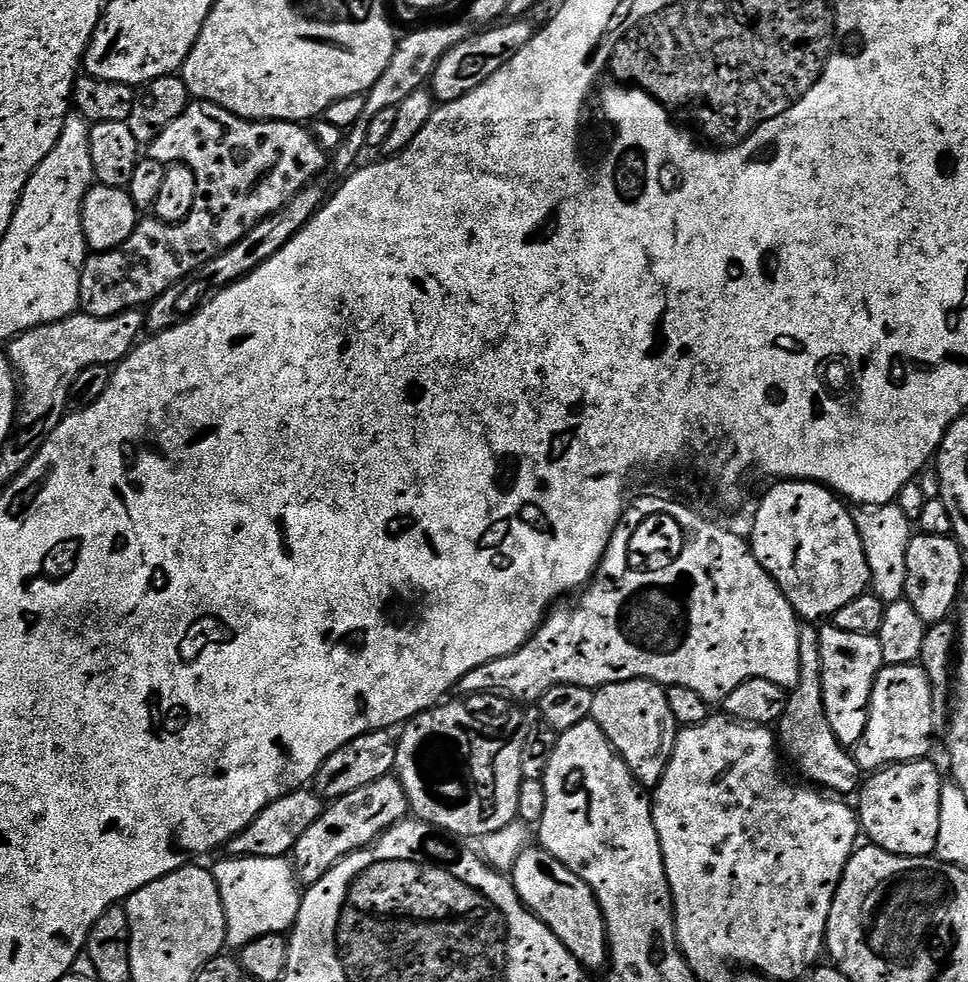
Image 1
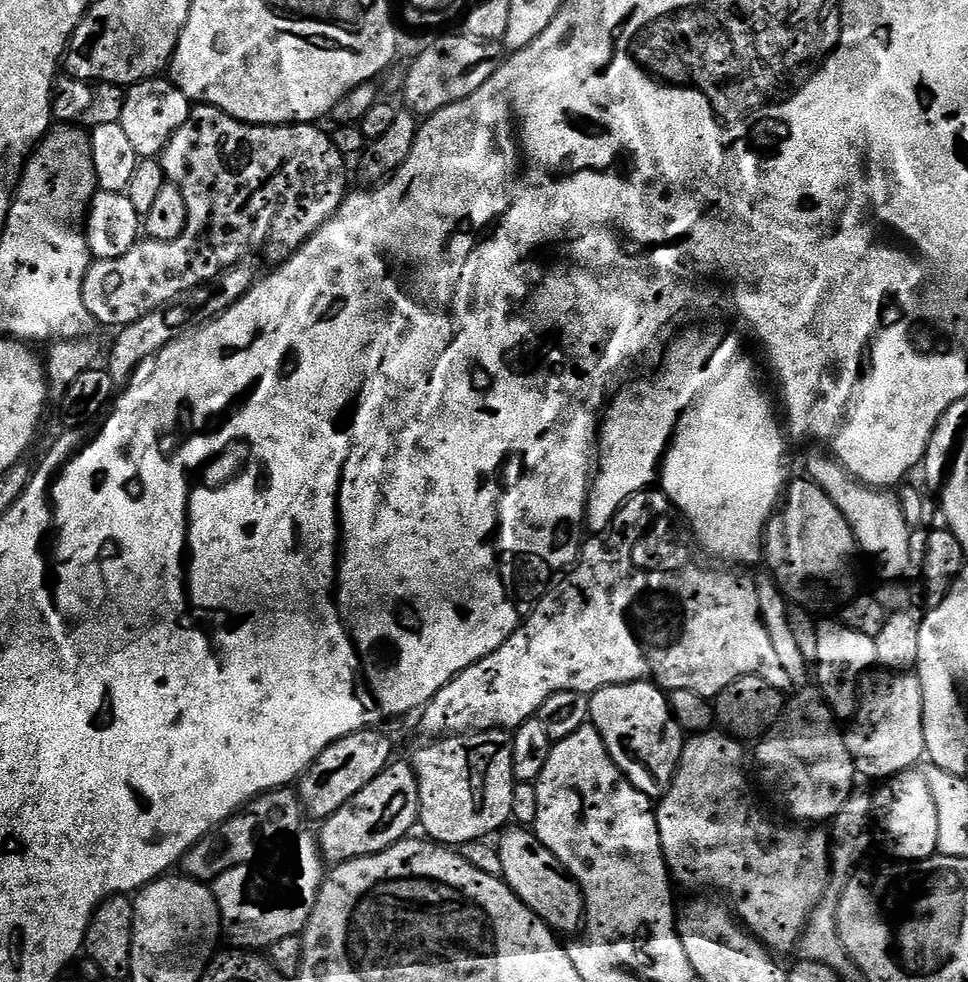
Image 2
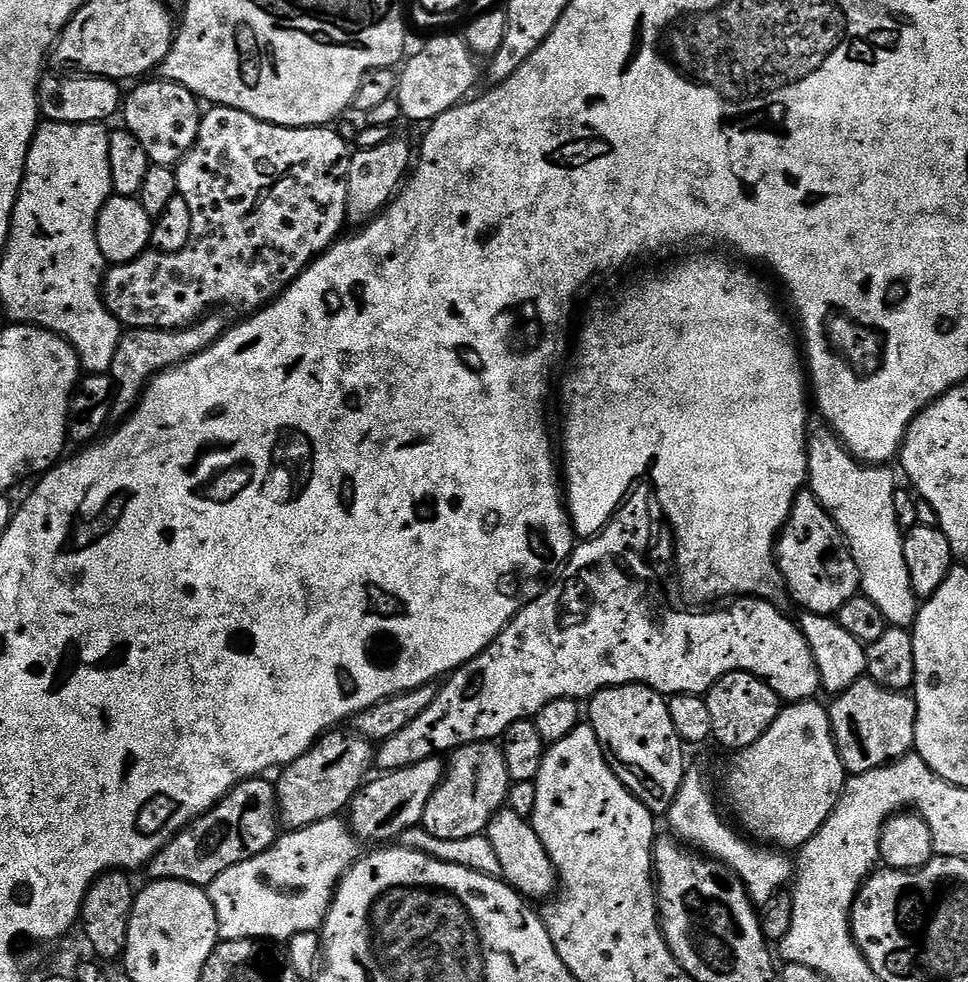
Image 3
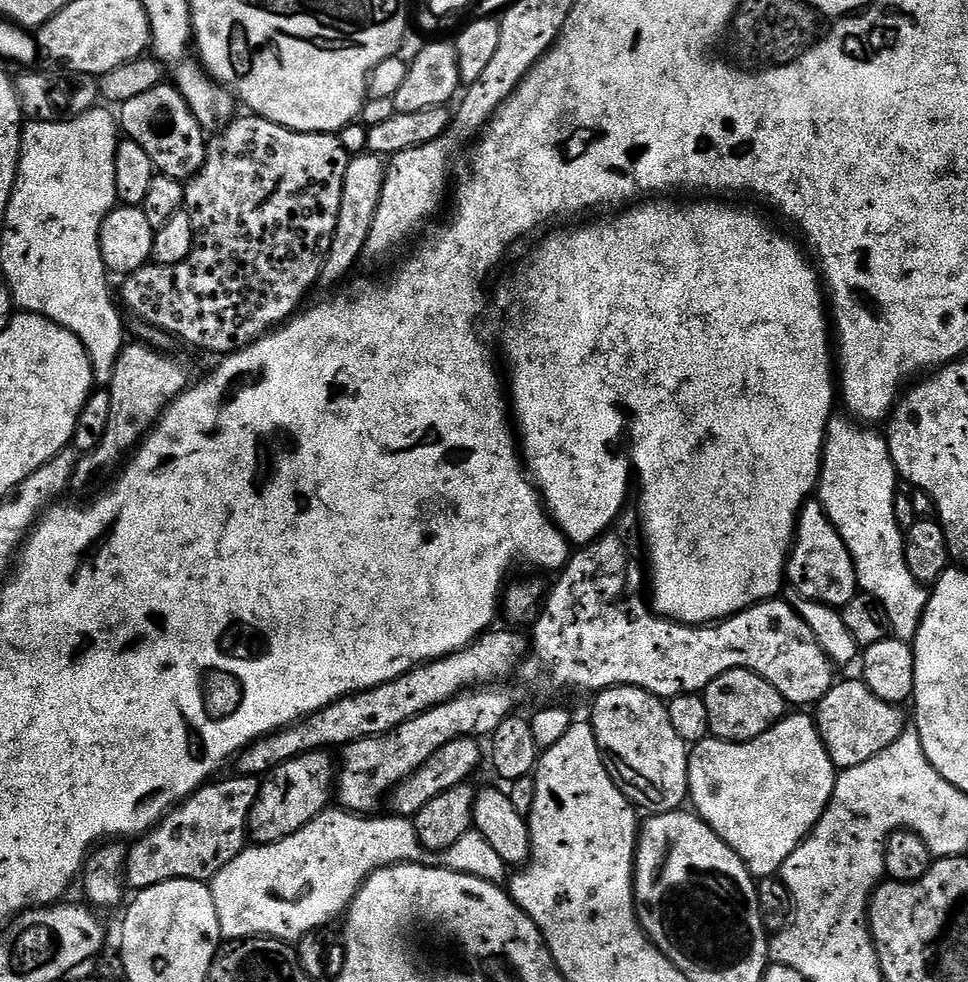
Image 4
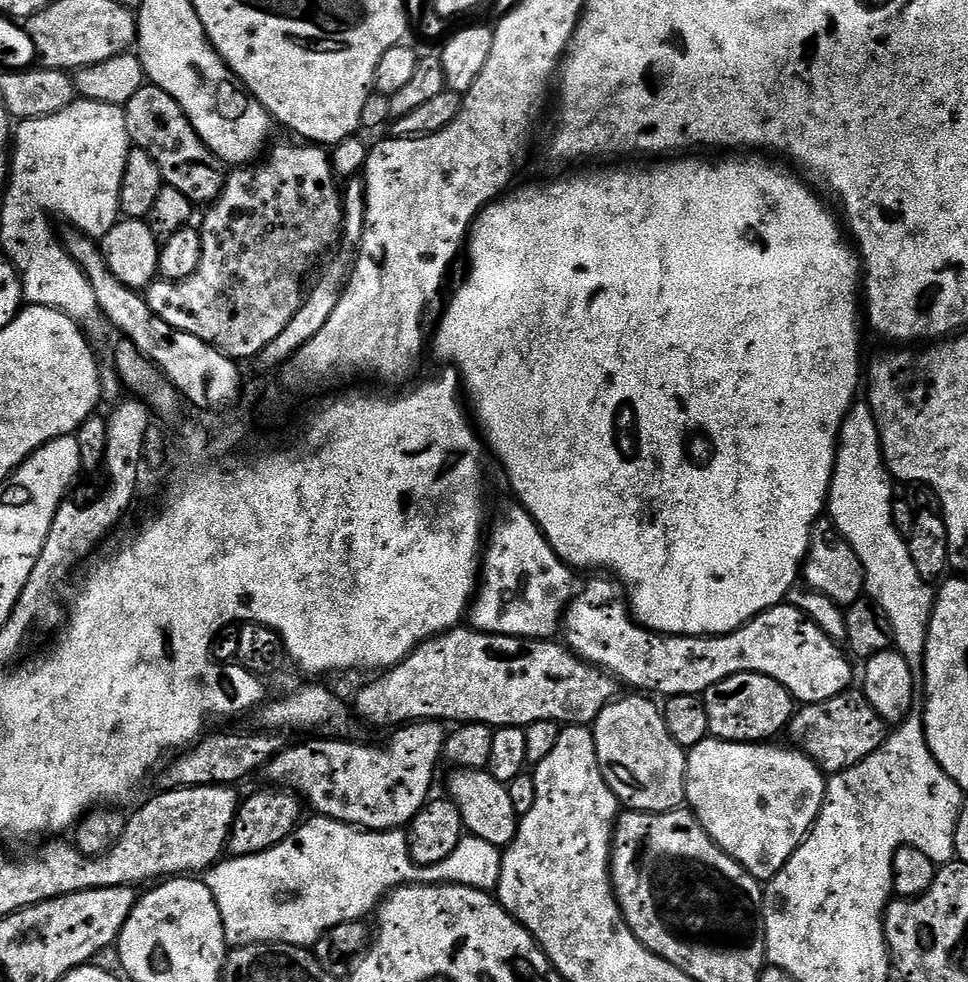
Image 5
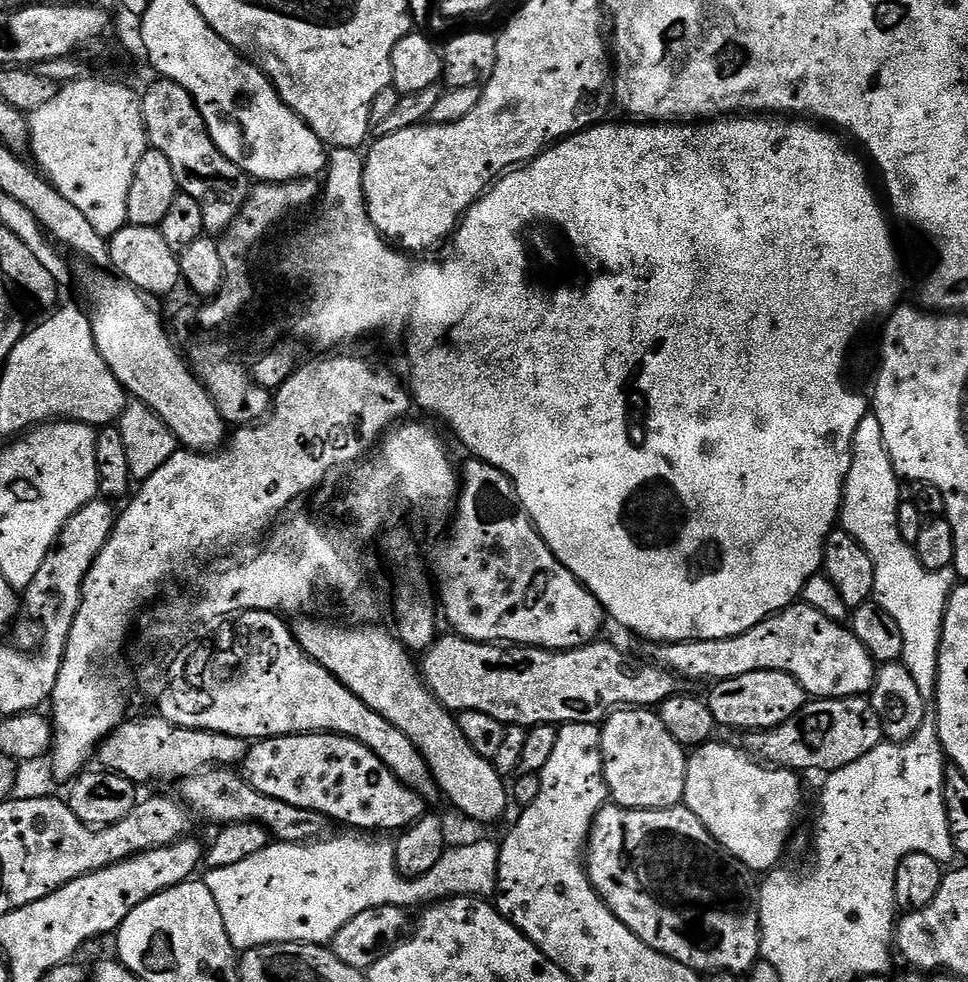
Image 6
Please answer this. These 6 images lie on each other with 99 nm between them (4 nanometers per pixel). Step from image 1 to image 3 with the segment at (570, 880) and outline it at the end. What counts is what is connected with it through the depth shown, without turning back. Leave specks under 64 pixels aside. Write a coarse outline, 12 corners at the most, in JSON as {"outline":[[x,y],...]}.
{"outline":[[505,806],[486,835],[521,897],[557,891],[556,867],[529,821]]}

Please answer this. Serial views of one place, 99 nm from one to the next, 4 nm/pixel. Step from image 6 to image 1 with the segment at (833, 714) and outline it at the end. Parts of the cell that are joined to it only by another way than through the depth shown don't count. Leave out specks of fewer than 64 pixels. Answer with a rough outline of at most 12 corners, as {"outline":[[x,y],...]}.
{"outline":[[919,663],[881,668],[861,773],[925,759],[936,720]]}

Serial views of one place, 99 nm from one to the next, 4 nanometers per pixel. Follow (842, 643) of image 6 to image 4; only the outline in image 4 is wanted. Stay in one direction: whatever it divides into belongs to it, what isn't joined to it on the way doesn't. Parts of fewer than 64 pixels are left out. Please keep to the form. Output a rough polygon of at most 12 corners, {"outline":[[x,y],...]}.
{"outline":[[630,541],[573,551],[518,669],[703,693],[745,668],[815,706],[834,665],[787,599],[665,620]]}

